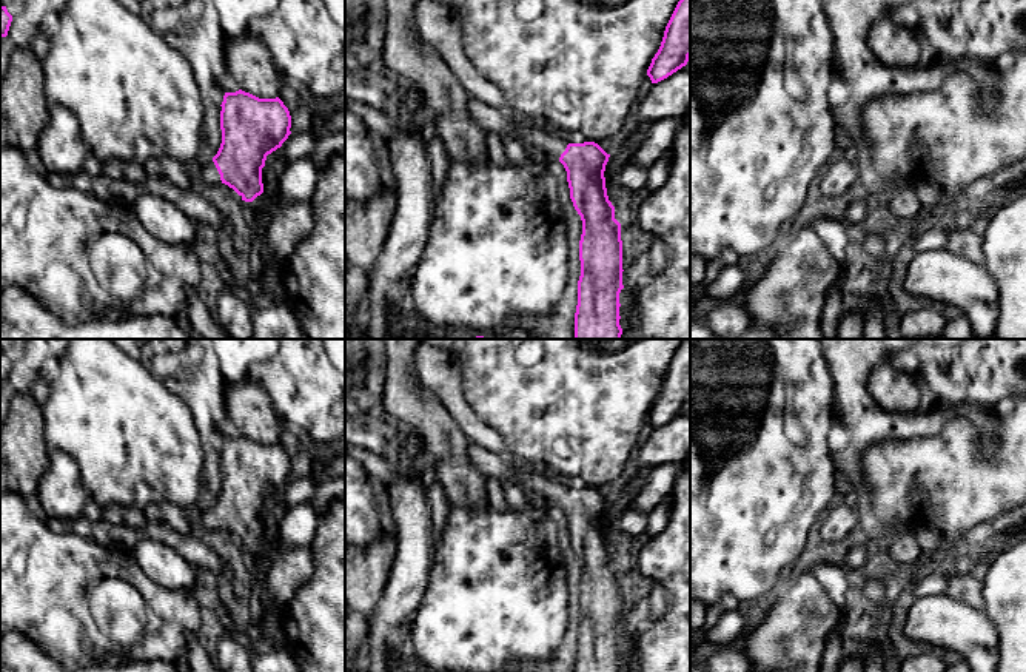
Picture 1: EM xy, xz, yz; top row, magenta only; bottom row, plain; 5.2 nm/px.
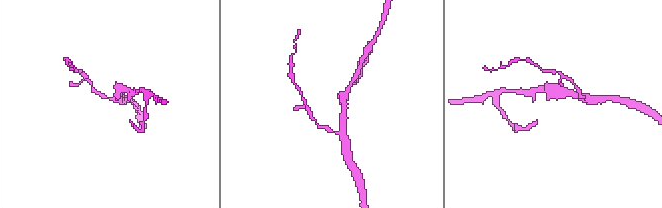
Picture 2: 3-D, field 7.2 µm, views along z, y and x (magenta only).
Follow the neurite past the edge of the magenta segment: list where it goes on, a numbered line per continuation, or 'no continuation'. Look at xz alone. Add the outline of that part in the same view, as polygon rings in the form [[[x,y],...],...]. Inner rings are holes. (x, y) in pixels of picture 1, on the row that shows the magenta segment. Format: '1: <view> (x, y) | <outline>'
1: xz (544, 145) | [[[468,97],[465,108],[484,131],[493,131],[502,139],[511,136],[527,145],[533,156],[545,162],[559,160],[568,145],[562,139],[550,134],[545,128],[519,125],[507,109],[491,106],[482,100]]]

